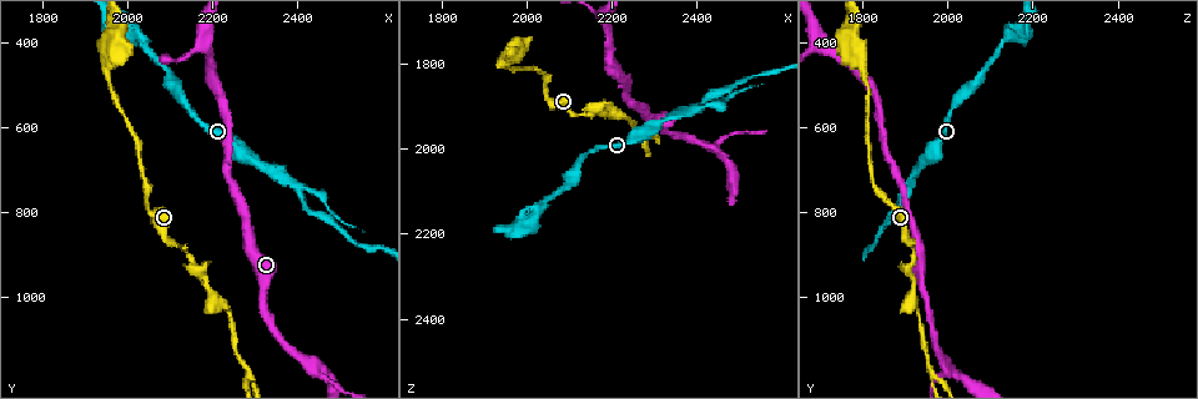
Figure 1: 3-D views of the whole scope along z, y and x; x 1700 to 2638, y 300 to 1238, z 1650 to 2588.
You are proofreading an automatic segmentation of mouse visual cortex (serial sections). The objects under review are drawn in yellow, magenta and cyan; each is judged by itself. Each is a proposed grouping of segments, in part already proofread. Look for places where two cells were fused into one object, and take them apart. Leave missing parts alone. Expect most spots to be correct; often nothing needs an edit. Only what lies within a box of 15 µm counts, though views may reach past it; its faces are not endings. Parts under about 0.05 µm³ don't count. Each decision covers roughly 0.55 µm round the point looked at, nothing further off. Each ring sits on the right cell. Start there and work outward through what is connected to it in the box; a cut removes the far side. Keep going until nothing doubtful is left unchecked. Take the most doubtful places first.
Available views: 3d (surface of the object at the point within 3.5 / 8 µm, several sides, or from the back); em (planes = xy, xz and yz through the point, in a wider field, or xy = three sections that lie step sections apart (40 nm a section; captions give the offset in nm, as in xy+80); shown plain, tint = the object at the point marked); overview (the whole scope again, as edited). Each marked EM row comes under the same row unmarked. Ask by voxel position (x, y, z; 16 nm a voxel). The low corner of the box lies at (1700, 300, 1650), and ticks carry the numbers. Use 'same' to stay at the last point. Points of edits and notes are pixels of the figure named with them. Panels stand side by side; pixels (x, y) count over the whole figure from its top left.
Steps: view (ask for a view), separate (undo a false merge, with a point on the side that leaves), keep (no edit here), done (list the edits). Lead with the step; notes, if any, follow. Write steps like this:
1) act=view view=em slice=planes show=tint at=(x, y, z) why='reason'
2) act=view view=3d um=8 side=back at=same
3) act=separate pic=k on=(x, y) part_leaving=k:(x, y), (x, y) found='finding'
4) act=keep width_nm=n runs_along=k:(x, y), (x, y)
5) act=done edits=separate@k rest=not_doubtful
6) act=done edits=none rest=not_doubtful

act=view view=3d um=3.5 at=(2285, 1170, 1965) why='a fork'

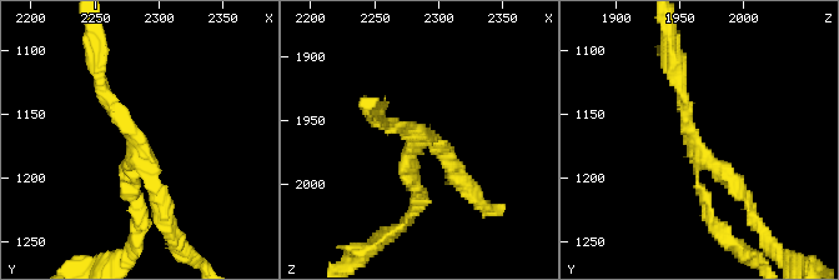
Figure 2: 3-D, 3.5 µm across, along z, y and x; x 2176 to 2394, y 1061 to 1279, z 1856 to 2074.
act=view view=em slice=xy step=2 show=tint at=(2282, 1176, 1960) why='shape alone is not enough'

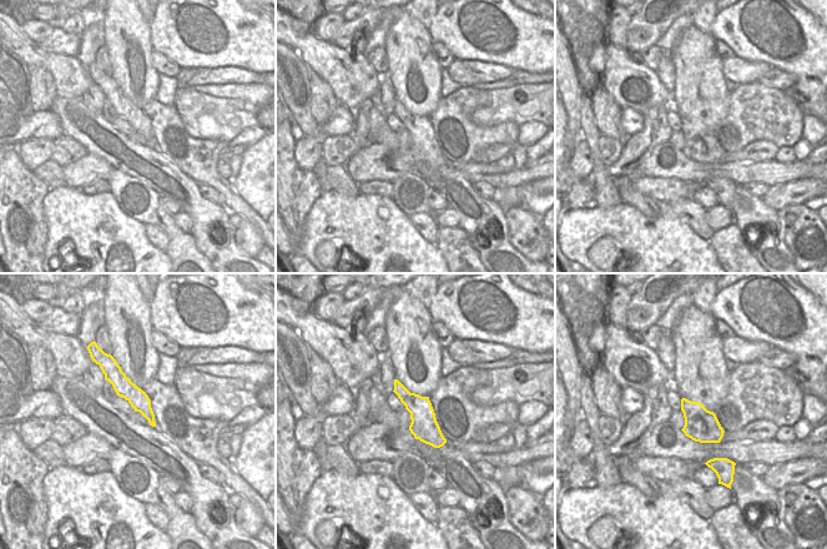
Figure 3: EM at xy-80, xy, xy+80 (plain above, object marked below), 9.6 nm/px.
act=view view=em slice=planes show=tint at=same

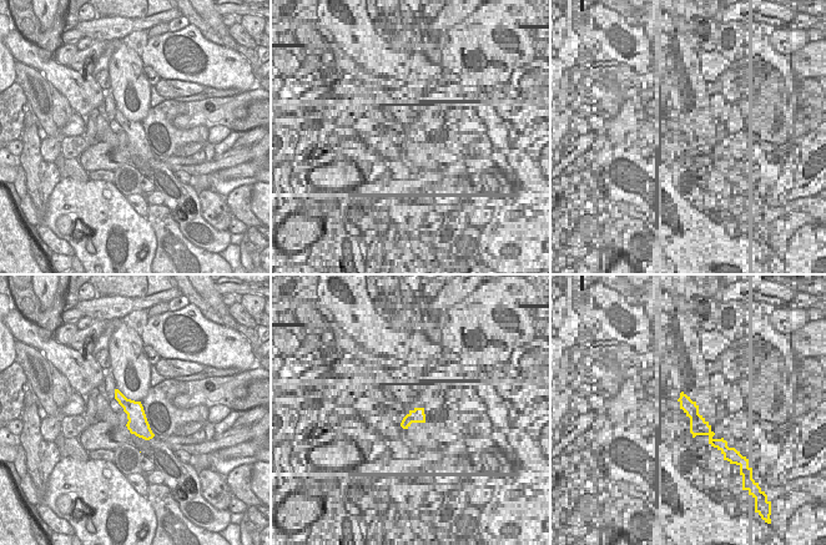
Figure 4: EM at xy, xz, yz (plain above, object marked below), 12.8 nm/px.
act=keep arm_widths_nm=150,150,200 runs_along=2:(678, 76), (694, 145), (748, 199) found='continuous, no second cell'

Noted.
act=view view=3d um=3.5 at=(2435, 1170, 1995) why='arms part here'

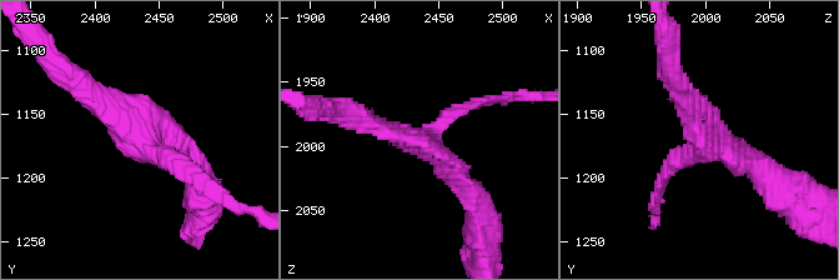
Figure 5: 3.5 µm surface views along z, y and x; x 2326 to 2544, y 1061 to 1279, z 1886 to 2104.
act=view view=em slice=xy step=1 show=tint at=(2438, 1172, 1996) arms=3 arm_widths_nm=150,250,250

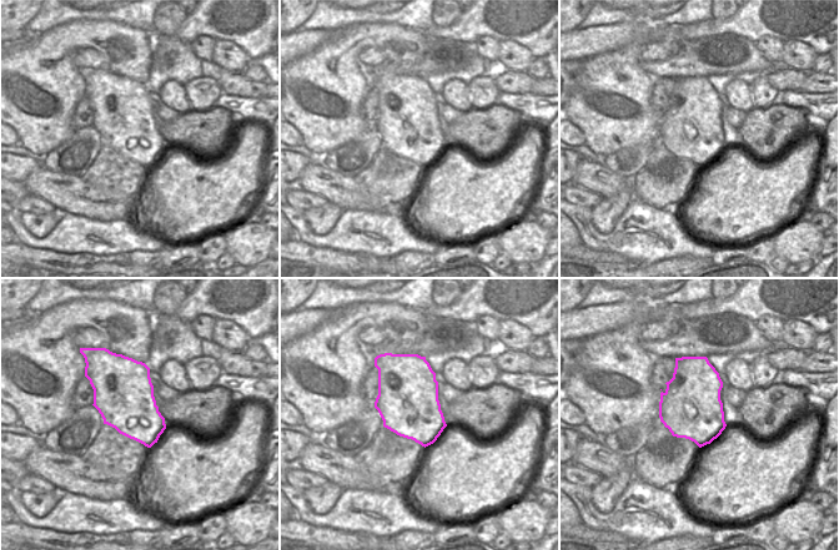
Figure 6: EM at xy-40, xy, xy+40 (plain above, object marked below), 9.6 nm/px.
act=view view=em slice=planes show=tint at=same

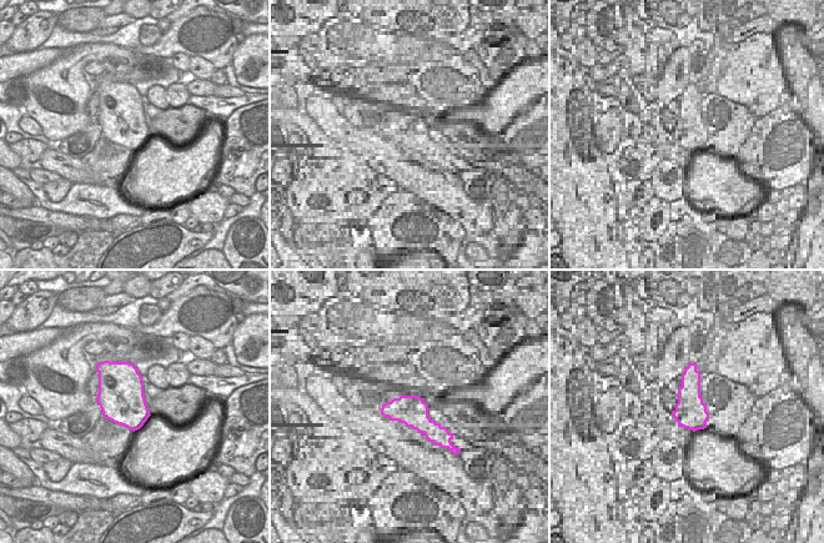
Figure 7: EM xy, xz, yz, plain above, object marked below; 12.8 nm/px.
act=keep runs_along=5:(80, 88), (195, 169) found='all the same cell'

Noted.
act=view view=3d um=3.5 at=(2400, 740, 1915) why='two arms in line, one across'

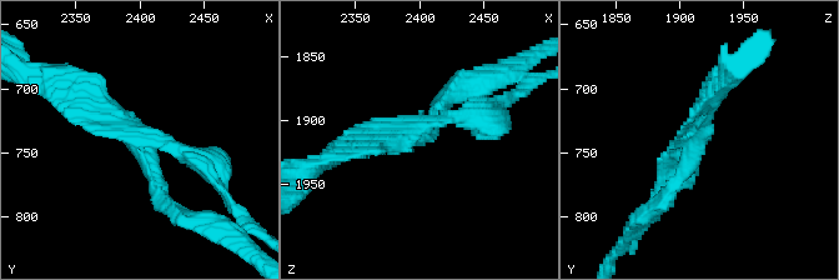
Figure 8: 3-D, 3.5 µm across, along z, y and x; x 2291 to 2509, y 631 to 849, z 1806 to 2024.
act=view view=em slice=xy step=3 show=tint at=(2396, 740, 1910) why='need the tissue'

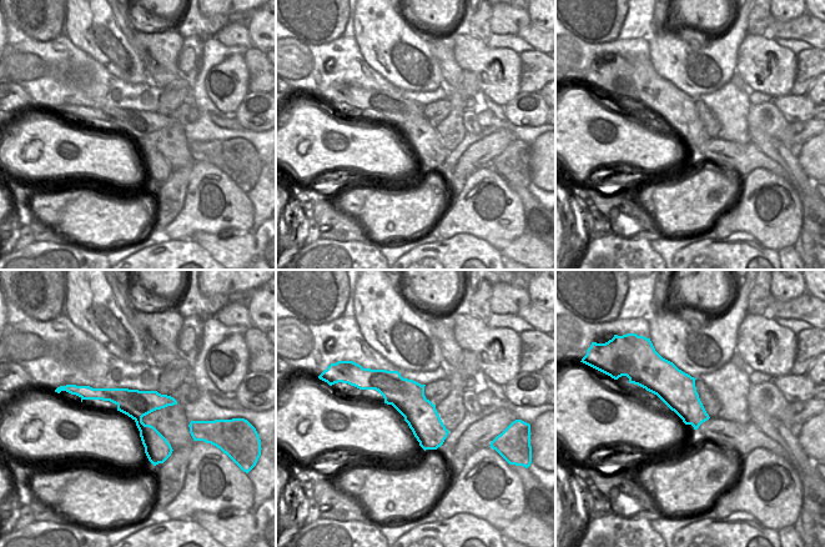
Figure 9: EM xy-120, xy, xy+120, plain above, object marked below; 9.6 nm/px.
act=keep arm_widths_nm=200,200,250 runs_along=9:(86, 394), (117, 396), (169, 450) found='one cell here'

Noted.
act=done edits=none rest=not_doubtful

